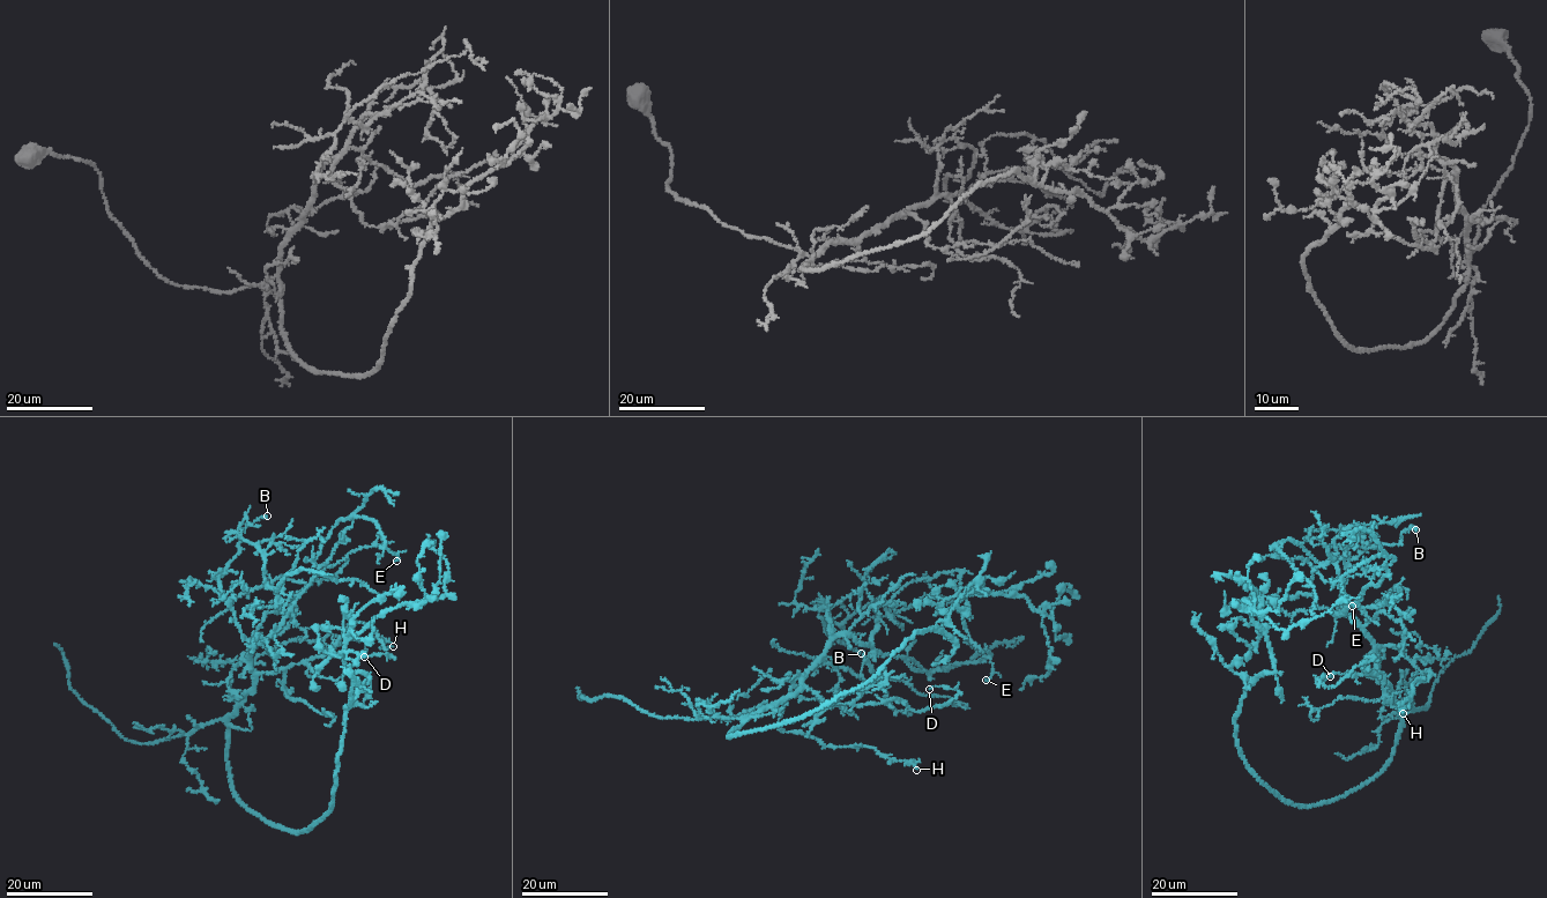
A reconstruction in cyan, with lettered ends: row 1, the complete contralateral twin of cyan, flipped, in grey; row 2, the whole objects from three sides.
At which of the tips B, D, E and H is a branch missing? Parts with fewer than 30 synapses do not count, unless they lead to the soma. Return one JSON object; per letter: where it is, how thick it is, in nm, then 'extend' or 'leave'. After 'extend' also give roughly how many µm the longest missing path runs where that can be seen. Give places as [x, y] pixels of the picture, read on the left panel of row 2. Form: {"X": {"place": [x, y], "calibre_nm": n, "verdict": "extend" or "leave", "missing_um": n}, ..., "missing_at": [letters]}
{"B": {"place": [267, 516], "calibre_nm": 130, "verdict": "leave"}, "D": {"place": [364, 657], "calibre_nm": 100, "verdict": "leave"}, "E": {"place": [396, 561], "calibre_nm": 110, "verdict": "leave"}, "H": {"place": [393, 646], "calibre_nm": 120, "verdict": "leave"}, "missing_at": []}

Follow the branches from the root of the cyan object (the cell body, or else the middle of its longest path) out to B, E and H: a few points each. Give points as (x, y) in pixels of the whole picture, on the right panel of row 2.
B: (1328, 801), (1382, 770), (1400, 724), (1371, 638), (1339, 601), (1348, 548), (1398, 546), (1402, 533), (1415, 529)
E: (1328, 801), (1370, 779), (1397, 742), (1400, 704), (1371, 638), (1337, 615), (1392, 557), (1340, 578), (1352, 606)
H: (1328, 801), (1370, 779), (1397, 742), (1400, 704), (1378, 677), (1380, 647), (1429, 670), (1403, 713)

